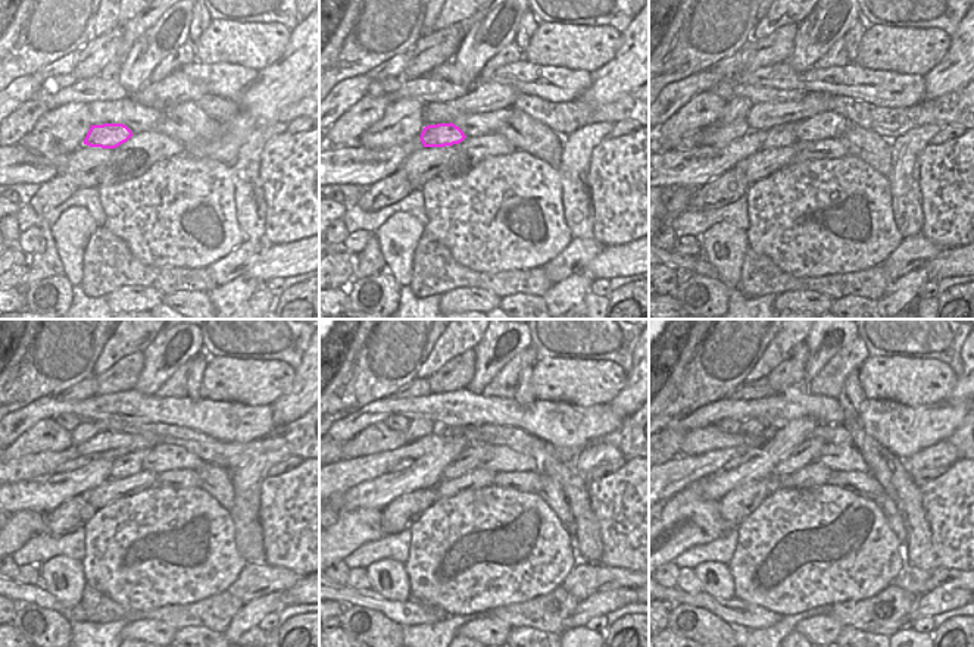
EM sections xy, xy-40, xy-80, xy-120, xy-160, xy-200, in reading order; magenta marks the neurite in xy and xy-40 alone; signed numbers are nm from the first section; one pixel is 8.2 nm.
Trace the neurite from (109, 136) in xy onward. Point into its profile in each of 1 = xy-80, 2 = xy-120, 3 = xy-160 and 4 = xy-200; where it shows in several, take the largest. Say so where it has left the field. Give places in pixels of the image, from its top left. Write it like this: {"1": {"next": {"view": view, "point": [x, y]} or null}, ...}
{"1": {"next": {"view": "xy-80", "point": [783, 136]}}, "2": {"next": {"view": "xy-120", "point": [127, 465]}}, "3": {"next": {"view": "xy-160", "point": [470, 459]}}, "4": {"next": {"view": "xy-200", "point": [807, 452]}}}

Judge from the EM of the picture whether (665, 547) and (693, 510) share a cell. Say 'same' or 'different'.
same

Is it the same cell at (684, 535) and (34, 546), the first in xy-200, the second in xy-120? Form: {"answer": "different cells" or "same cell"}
{"answer": "different cells"}

